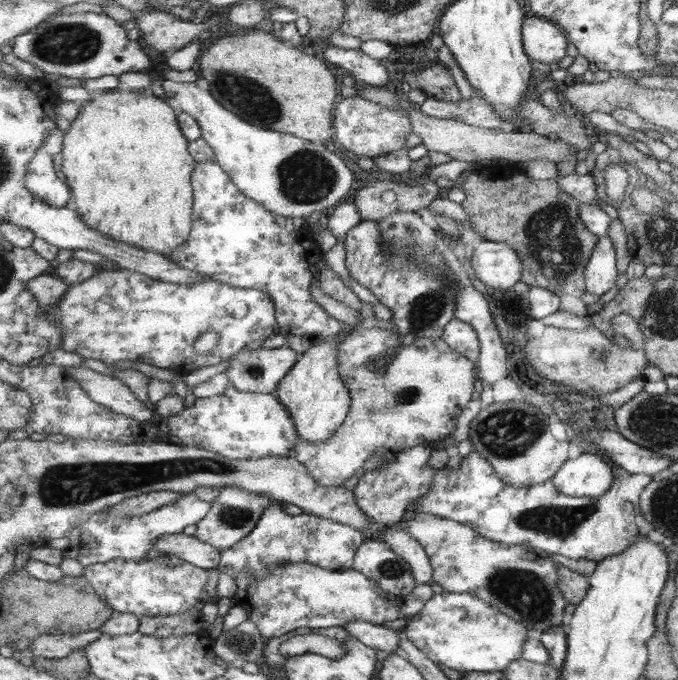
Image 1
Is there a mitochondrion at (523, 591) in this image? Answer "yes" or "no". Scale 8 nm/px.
yes

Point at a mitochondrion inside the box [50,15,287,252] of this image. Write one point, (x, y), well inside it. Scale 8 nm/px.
(247, 95)

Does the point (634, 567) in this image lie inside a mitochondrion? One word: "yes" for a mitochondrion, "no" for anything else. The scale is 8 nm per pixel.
no

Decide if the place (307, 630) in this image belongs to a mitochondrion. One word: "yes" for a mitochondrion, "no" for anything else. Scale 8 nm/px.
no

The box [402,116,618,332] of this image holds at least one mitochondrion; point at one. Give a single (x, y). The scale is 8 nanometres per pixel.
(556, 248)

